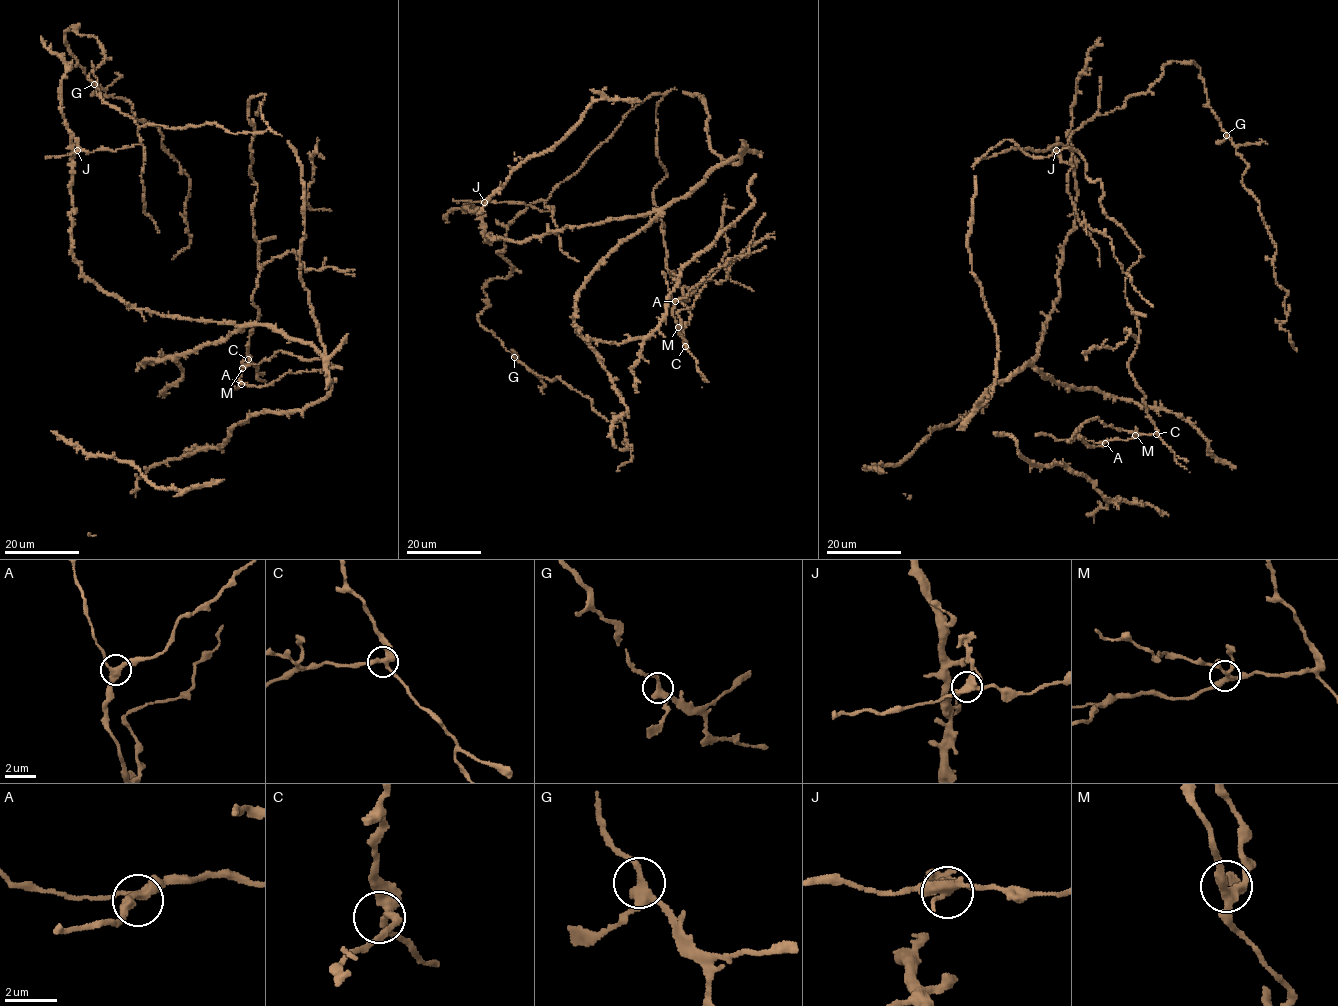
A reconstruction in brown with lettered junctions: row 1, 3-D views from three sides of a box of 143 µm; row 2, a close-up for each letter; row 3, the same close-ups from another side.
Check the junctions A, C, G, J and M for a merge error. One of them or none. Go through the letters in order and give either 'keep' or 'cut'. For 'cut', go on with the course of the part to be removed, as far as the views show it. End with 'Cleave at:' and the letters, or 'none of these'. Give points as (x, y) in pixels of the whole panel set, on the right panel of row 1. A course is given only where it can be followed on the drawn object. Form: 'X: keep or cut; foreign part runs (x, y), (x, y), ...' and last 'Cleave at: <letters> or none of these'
A: keep
C: keep
G: keep
J: cut; foreign part runs (1056, 150), (1056, 138)
M: keep
Cleave at: J

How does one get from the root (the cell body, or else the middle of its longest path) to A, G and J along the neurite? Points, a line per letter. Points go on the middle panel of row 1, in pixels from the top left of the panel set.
A: (661, 182), (653, 200), (665, 227), (666, 268), (690, 314), (686, 347), (675, 301)
G: (661, 182), (663, 95), (651, 94), (508, 225), (497, 253), (513, 270), (487, 282), (478, 316), (514, 357)
J: (661, 182), (663, 95), (651, 94), (555, 188), (548, 211), (485, 202)

